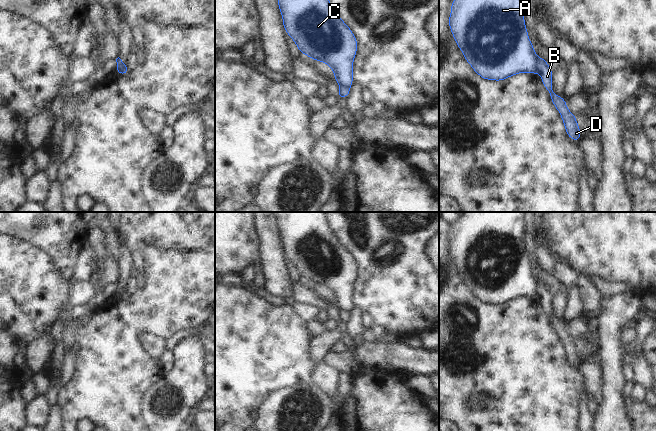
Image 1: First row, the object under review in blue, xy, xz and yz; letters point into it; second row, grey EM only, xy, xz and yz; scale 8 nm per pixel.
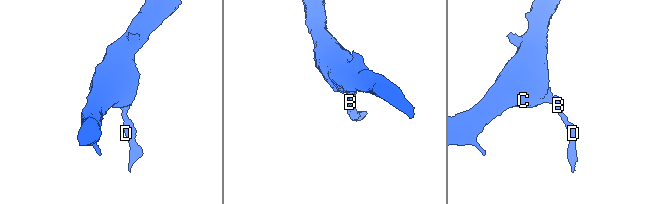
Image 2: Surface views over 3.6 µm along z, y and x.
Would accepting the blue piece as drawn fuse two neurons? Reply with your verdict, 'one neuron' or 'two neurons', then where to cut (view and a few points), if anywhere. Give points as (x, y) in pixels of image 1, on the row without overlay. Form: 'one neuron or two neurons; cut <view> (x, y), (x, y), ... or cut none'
two neurons; cut yz (537, 281), (537, 293), (539, 296)

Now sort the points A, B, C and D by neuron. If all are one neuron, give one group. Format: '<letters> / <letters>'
A C / B D

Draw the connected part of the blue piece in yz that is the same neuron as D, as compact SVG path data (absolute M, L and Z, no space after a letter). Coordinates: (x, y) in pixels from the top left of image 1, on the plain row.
M542 281L537 282L537 292L541 299L541 305L544 311L547 313L553 329L561 339L567 360L573 363L576 367L578 367L578 364L581 361L581 355L577 347L576 341L572 336L568 334L567 327L564 322L556 319L553 316L551 302L554 295L549 292L548 286Z

